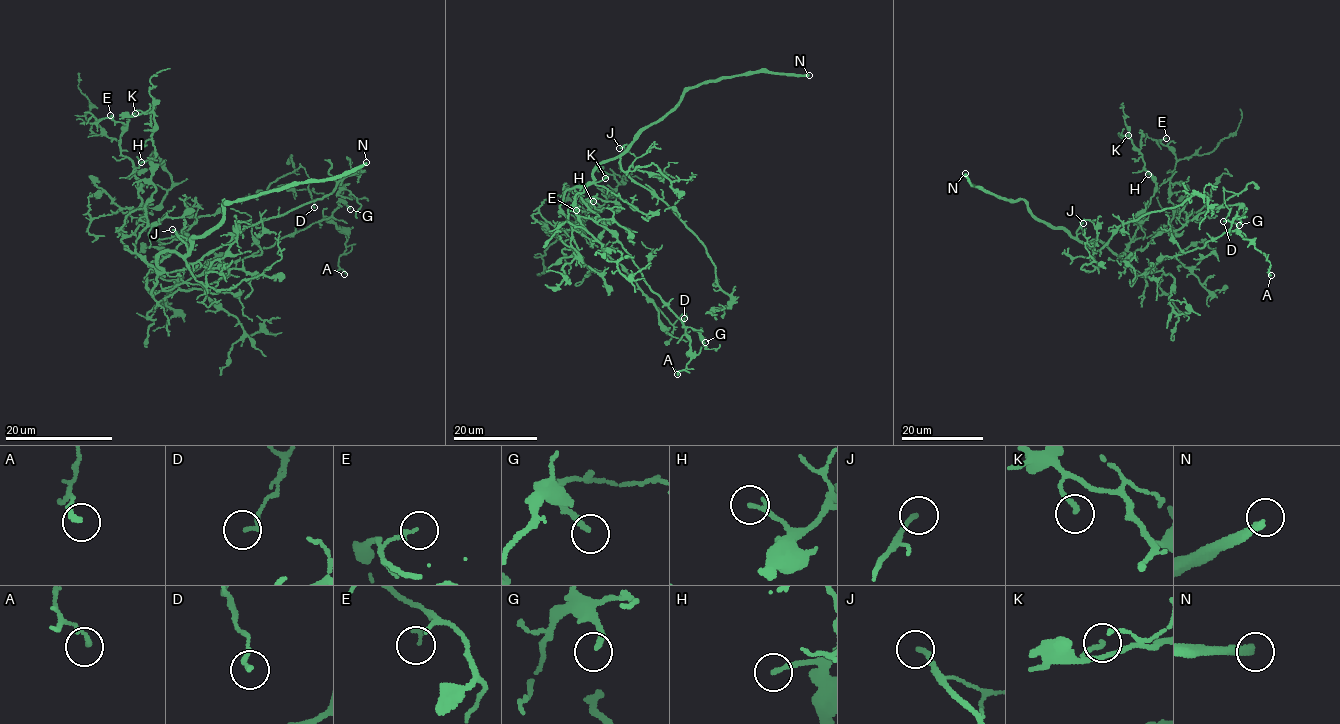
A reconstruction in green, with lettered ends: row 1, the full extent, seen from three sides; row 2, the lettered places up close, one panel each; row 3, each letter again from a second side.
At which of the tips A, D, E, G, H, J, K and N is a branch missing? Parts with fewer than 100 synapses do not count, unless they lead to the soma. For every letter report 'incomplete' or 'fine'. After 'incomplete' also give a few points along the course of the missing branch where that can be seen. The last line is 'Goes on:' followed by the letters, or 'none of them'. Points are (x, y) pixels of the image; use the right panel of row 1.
A: fine
D: fine
E: fine
G: fine
H: fine
J: incomplete | (1083, 223), (1119, 194), (1149, 191), (1188, 160), (1200, 159), (1220, 164), (1235, 153), (1236, 140)
K: fine
N: incomplete | (965, 173), (961, 149), (959, 157), (949, 155), (954, 152), (951, 143), (931, 131), (923, 115), (927, 114)
Goes on: J, N

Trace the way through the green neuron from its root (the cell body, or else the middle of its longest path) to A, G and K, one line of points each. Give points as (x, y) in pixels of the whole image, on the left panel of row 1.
A: (160, 269), (153, 295), (327, 218), (347, 240), (338, 258), (344, 274)
G: (160, 269), (153, 295), (154, 291), (172, 290), (212, 265), (230, 264), (326, 219), (340, 201), (350, 209)
K: (160, 269), (135, 250), (146, 226), (145, 203), (156, 189), (151, 167), (157, 153), (153, 114), (135, 113)

